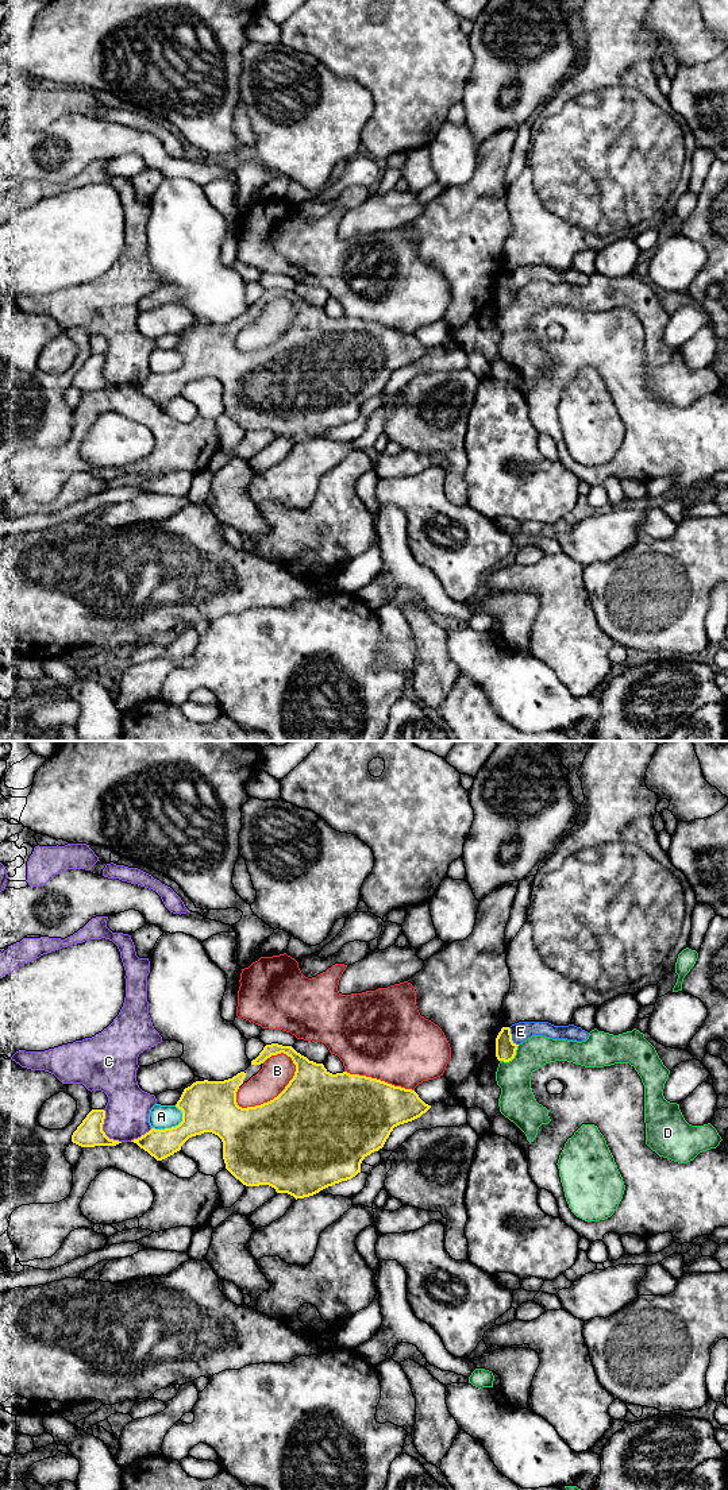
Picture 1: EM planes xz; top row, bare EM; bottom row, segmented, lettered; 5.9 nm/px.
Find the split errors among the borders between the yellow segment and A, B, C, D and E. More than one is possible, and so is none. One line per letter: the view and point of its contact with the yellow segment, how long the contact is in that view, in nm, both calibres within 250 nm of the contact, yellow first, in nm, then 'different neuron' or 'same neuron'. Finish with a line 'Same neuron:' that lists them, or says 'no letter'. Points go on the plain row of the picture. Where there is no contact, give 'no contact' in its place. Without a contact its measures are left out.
A: xz (172, 371) | 220 nm | 300/140 nm | different neuron
B: xz (274, 342) | 440 nm | 500/190 nm | different neuron
C: xz (101, 374) | 220 nm | 160/260 nm | different neuron
D: xz (512, 302) | 160 nm | 130/200 nm | different neuron
E: xz (511, 281) | 130 nm | 130/120 nm | different neuron
Same neuron: no letter

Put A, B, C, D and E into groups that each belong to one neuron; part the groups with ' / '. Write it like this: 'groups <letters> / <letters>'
groups A / B / C / D / E

